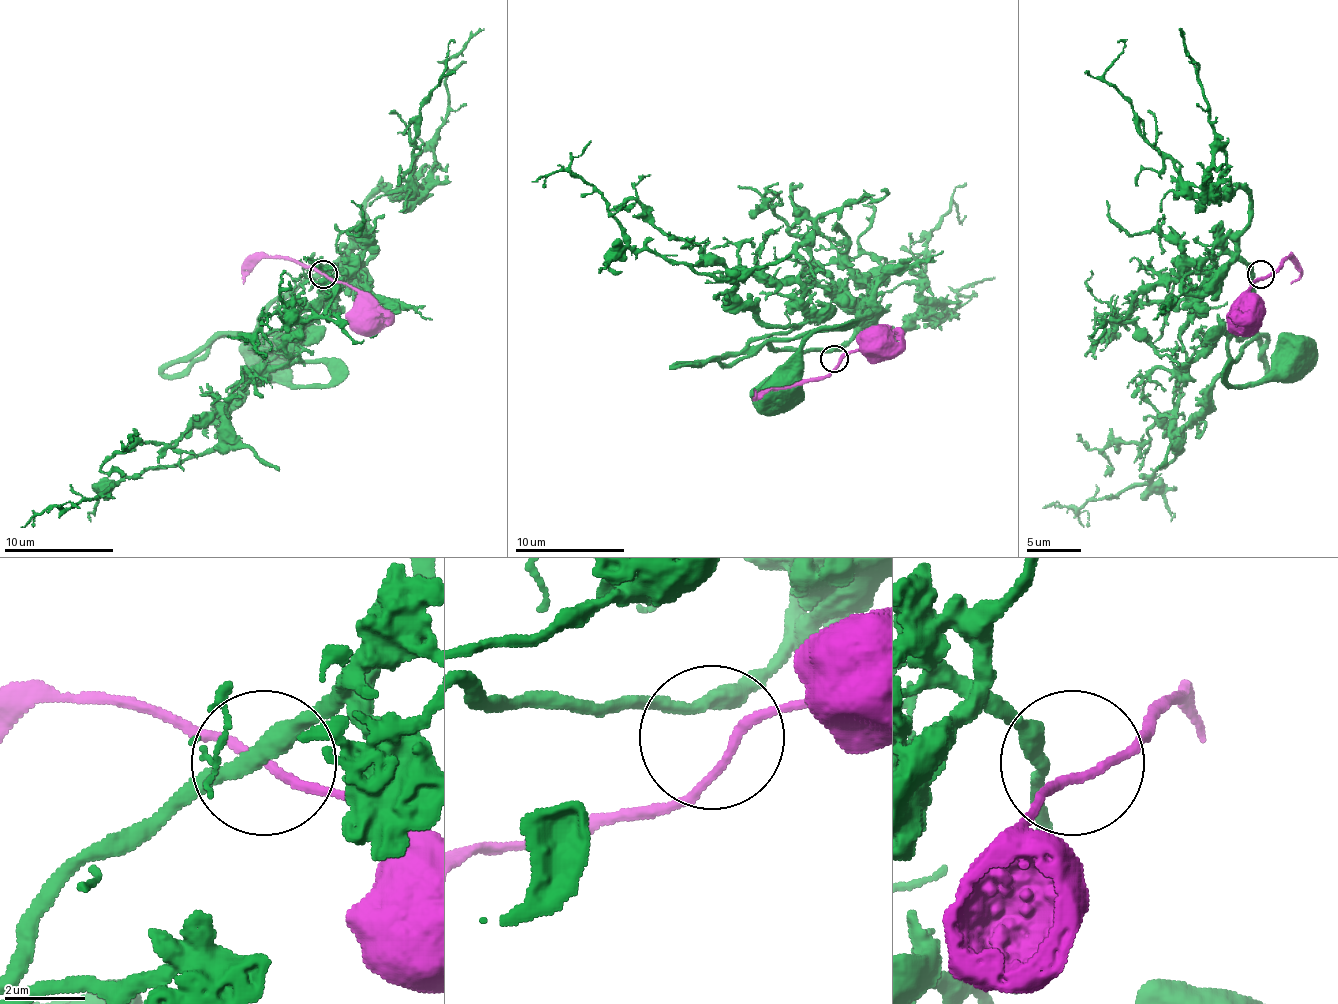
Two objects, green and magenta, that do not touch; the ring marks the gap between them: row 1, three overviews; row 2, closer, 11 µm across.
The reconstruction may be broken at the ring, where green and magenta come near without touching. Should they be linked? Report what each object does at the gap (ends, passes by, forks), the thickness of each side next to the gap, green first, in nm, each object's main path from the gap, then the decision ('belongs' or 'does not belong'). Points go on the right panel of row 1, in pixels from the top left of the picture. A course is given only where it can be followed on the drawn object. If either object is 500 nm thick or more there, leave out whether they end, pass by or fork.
green passes by; magenta passes by; calibres 380 and 200 nm; course green (1253, 273), (1250, 317), (1240, 342), (1242, 350), (1231, 361), (1226, 383), (1245, 385), (1267, 380), (1291, 361); course magenta (1264, 276), (1245, 293), (1240, 309); does not belong

